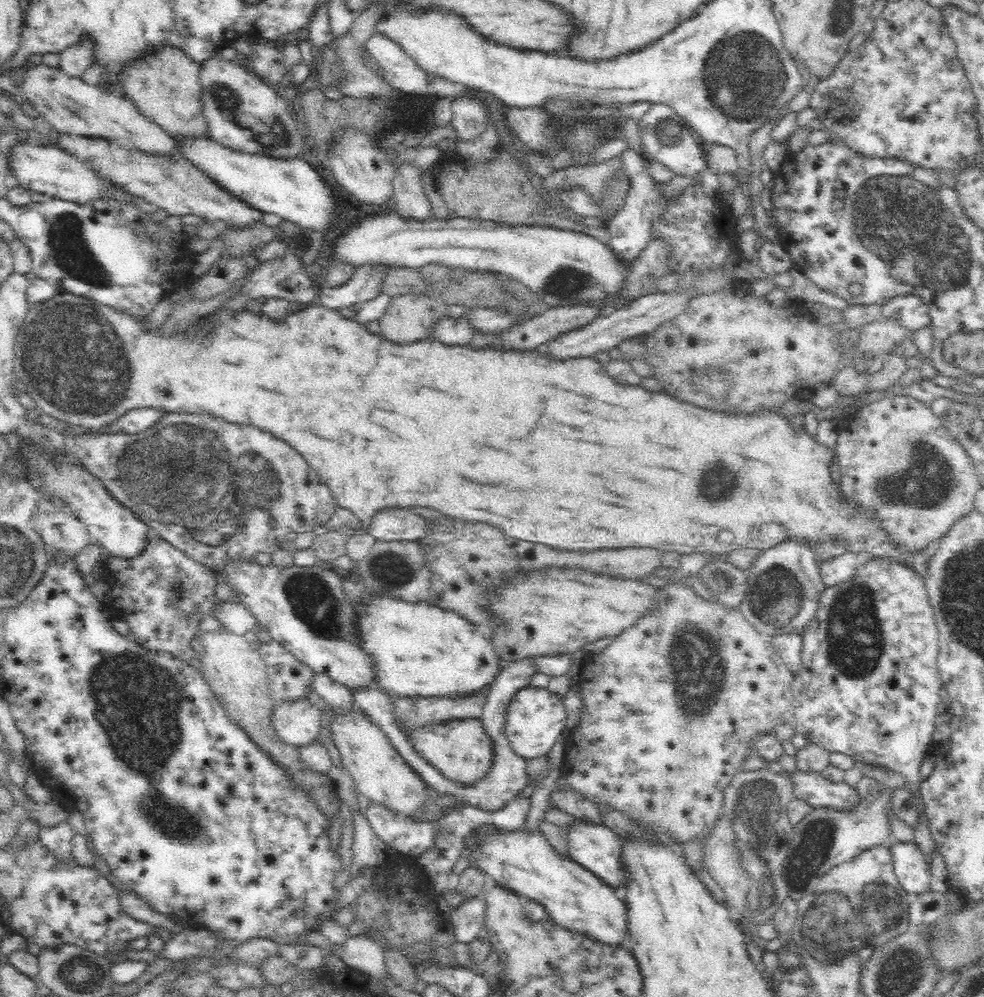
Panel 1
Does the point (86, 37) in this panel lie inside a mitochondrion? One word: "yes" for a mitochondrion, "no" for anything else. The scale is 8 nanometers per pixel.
no

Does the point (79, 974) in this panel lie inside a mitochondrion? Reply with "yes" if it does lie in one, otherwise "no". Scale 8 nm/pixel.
yes

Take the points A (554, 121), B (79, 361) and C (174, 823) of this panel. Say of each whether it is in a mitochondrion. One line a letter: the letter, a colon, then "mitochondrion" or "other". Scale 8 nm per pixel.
A: other
B: mitochondrion
C: mitochondrion

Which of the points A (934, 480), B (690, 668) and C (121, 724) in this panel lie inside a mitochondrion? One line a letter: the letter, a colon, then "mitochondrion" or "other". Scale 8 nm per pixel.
A: mitochondrion
B: mitochondrion
C: mitochondrion

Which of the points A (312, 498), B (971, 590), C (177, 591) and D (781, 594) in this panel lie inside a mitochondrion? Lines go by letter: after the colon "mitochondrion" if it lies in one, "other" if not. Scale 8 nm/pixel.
A: other
B: mitochondrion
C: mitochondrion
D: mitochondrion

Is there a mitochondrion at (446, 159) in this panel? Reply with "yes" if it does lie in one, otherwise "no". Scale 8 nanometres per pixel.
no

